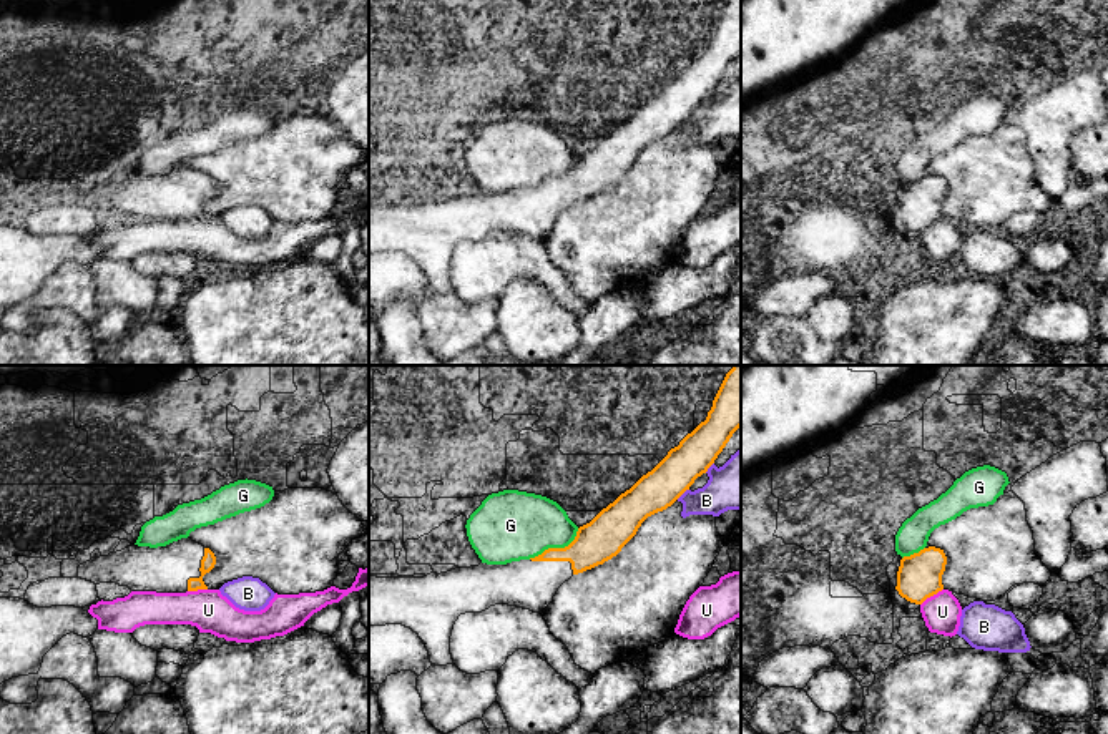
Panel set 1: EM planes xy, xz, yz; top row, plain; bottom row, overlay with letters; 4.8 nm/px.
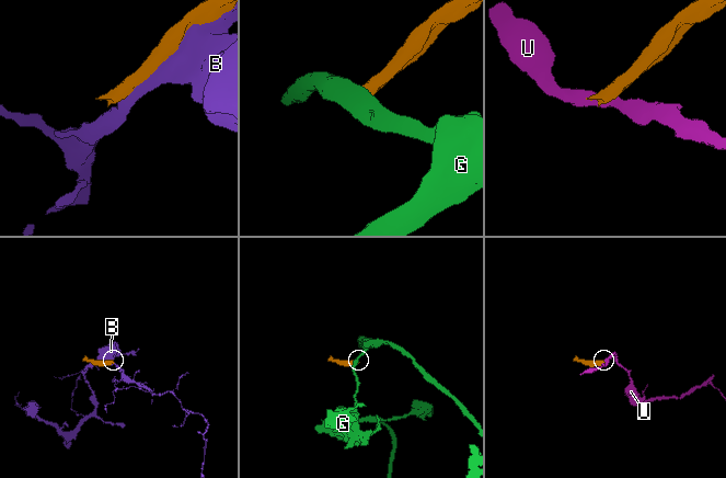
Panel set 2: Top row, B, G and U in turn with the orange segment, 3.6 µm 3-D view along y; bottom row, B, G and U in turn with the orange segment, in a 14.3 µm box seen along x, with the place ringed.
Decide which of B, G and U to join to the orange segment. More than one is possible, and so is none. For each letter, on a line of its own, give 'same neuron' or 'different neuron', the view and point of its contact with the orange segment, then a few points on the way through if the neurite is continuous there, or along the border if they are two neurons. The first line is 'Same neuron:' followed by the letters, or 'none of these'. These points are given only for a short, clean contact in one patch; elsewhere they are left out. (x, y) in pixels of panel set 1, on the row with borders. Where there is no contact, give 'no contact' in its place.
Same neuron: none of these
B: different neuron | xz (681, 494)
G: different neuron | xz (555, 548) | along xz (578, 528), (567, 545), (549, 547), (529, 558)
U: different neuron | yz (931, 595)

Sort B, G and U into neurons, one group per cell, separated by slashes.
B / G / U

